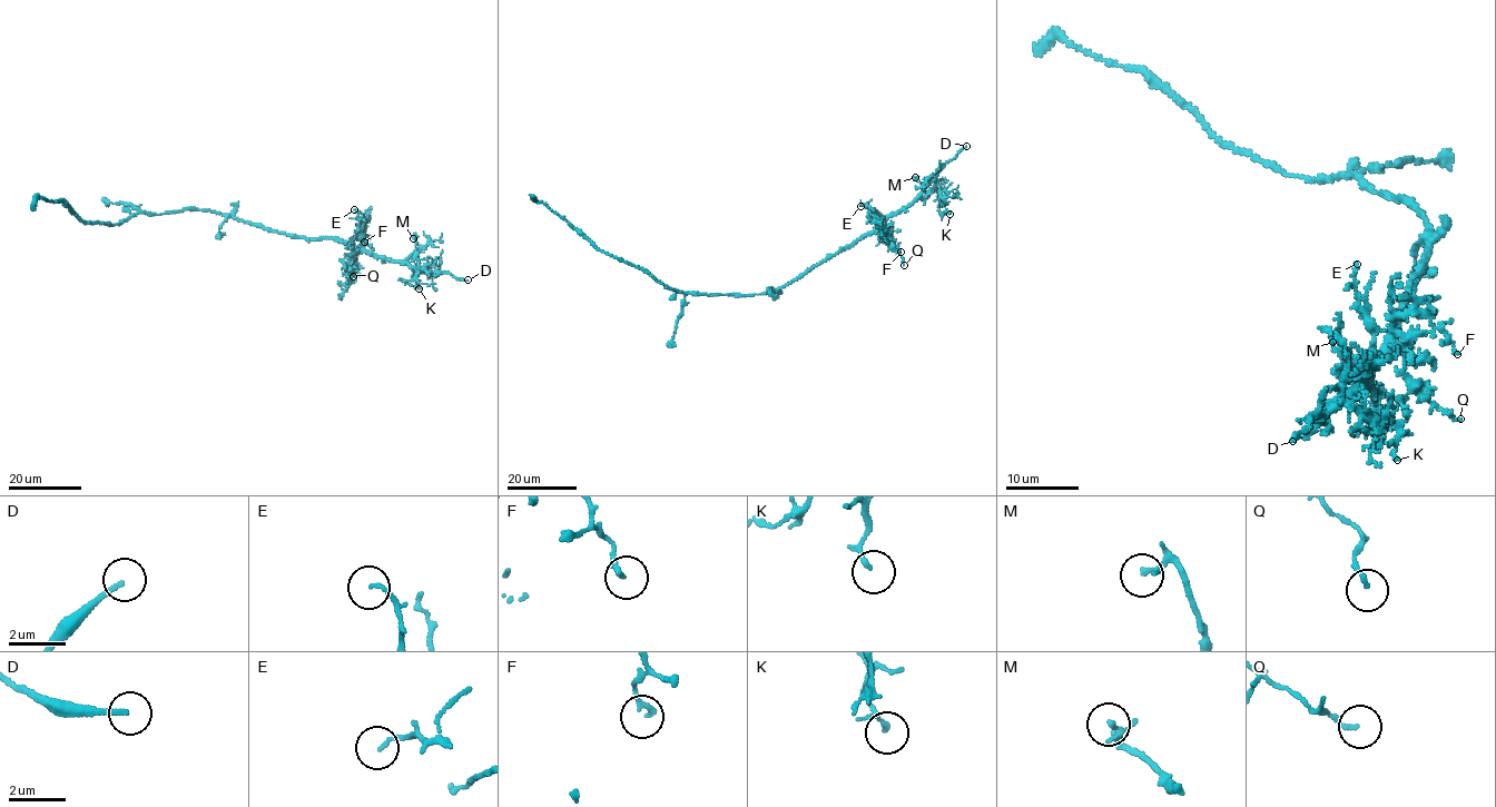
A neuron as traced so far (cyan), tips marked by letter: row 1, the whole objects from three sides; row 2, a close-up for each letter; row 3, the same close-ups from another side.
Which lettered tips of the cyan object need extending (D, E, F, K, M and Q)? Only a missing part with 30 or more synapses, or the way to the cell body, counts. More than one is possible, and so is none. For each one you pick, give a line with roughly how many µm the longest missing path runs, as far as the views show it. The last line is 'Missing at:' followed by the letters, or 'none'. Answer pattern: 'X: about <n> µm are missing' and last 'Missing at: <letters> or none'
D: about 20 µm are missing
Missing at: D

